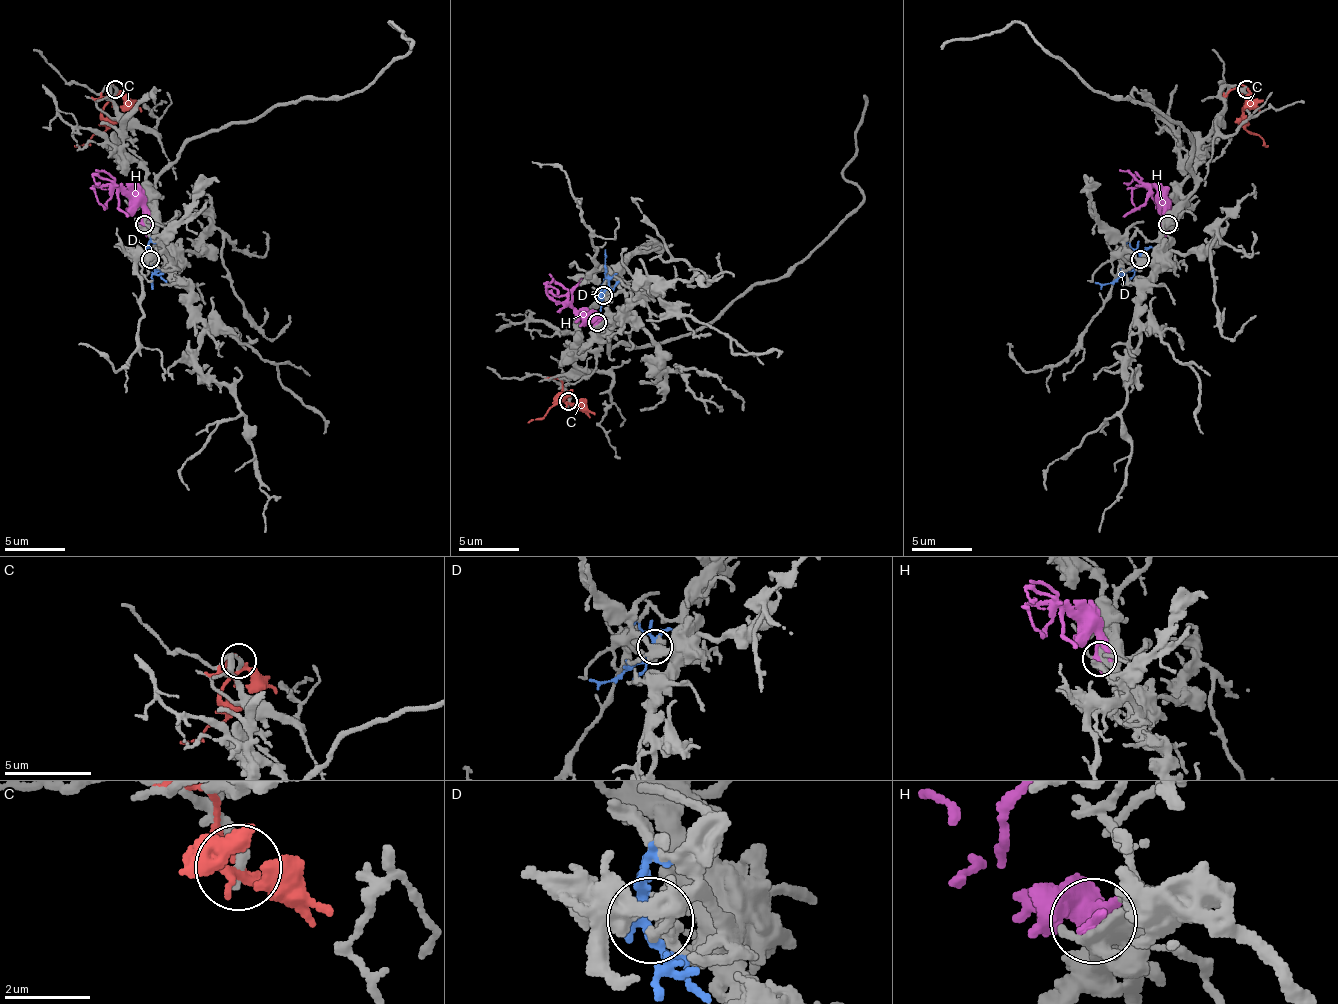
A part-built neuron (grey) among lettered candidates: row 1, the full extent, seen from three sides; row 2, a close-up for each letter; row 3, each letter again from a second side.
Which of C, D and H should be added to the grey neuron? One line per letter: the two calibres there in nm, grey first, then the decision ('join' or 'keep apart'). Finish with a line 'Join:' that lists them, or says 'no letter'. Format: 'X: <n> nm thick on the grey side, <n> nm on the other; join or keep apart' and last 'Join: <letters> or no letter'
C: 300 nm thick on the grey side, 140 nm on the other; keep apart
D: 320 nm thick on the grey side, 280 nm on the other; keep apart
H: 550 nm thick on the grey side, 240 nm on the other; join
Join: H

